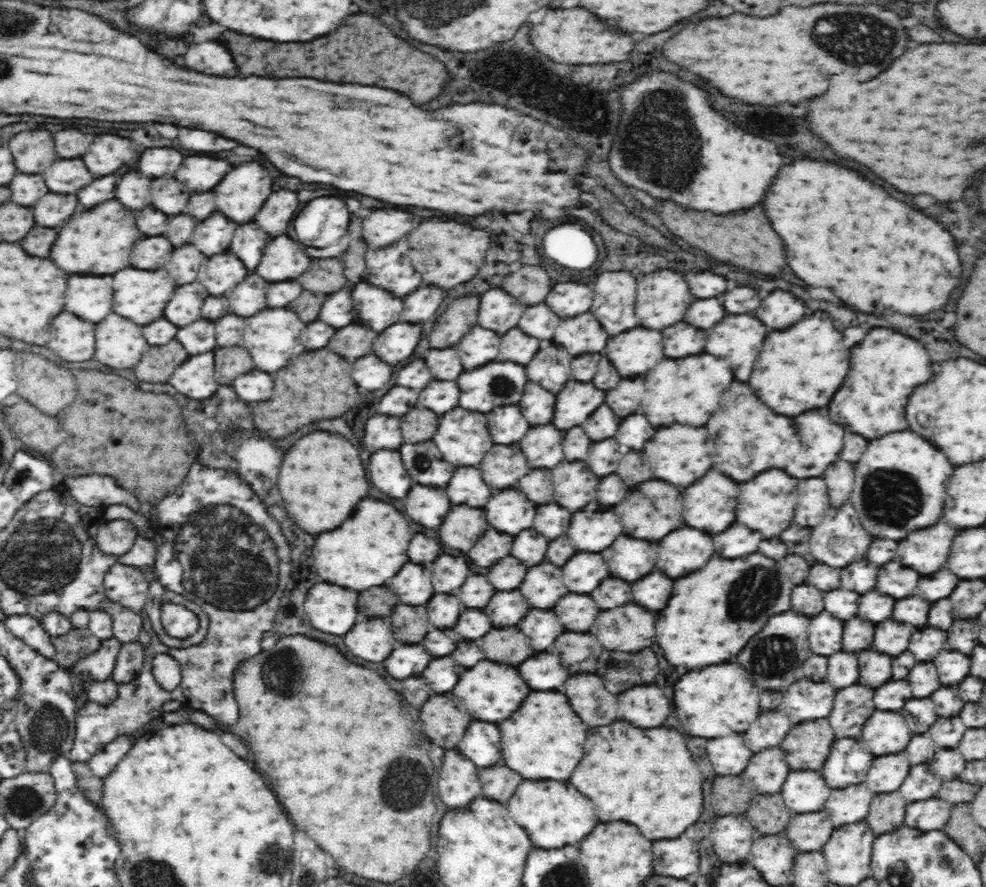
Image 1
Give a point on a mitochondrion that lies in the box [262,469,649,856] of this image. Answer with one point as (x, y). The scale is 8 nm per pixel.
(403, 786)

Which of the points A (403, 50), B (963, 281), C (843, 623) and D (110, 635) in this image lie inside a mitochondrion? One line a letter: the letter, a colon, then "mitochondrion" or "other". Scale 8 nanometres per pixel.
A: other
B: other
C: other
D: other

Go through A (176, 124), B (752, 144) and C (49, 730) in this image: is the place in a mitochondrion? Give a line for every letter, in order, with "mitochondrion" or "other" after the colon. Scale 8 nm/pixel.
A: other
B: other
C: mitochondrion

